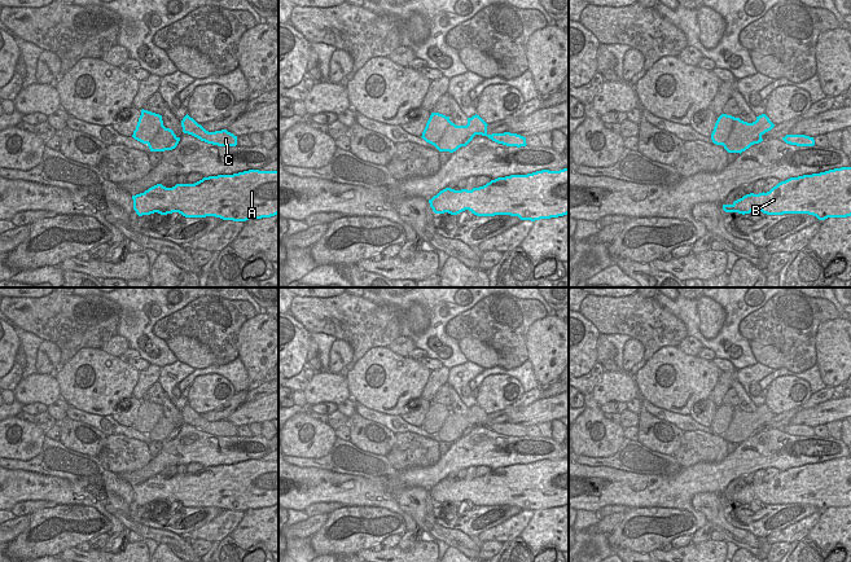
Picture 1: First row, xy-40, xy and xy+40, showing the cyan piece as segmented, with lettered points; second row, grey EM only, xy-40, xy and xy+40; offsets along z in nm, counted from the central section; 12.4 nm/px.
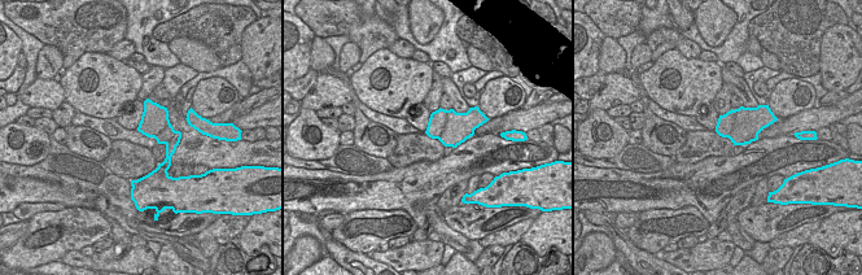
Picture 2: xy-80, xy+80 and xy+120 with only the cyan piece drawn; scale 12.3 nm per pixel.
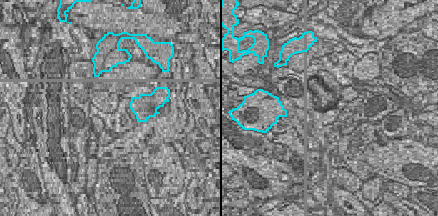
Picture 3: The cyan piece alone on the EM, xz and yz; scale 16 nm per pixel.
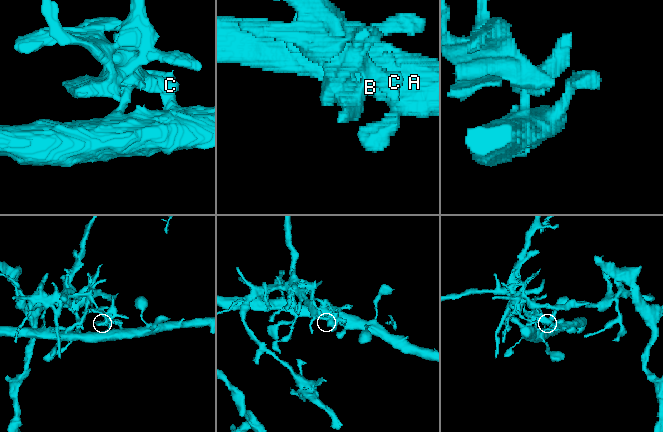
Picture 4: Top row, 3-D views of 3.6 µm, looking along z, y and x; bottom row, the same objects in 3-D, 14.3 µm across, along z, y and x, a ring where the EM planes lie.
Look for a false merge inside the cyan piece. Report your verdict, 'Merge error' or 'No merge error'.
Merge error.

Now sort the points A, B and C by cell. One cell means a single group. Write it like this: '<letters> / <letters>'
A B / C

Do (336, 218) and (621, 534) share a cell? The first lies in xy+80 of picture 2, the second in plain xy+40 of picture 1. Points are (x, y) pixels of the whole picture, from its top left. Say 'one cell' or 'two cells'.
two cells

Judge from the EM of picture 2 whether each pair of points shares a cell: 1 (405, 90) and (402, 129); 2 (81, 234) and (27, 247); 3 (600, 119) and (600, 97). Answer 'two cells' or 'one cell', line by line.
1: two cells
2: one cell
3: two cells

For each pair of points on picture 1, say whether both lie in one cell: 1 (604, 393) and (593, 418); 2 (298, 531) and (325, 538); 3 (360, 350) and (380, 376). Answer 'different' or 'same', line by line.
1: different
2: different
3: different

